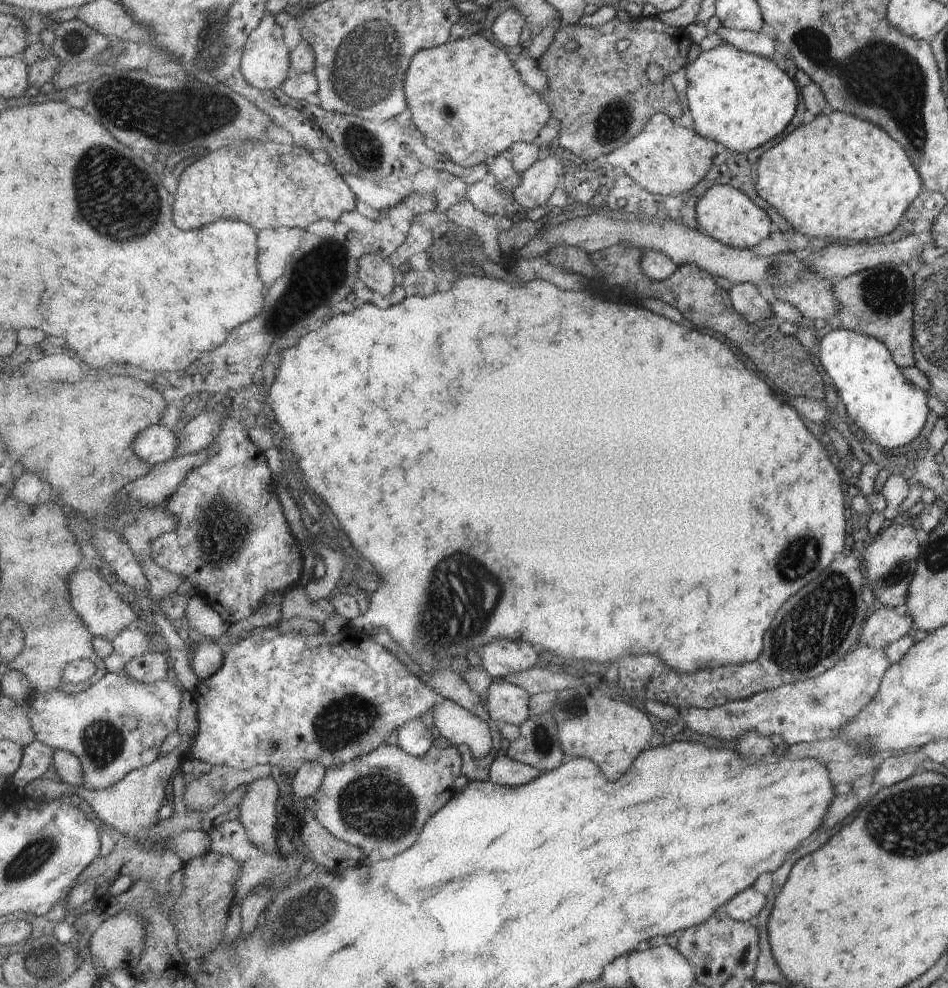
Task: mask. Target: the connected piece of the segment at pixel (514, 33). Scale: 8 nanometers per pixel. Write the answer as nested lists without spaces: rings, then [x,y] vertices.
[[[499,5],[499,16],[490,25],[492,34],[503,46],[517,46],[523,28],[529,26],[526,18],[515,8]]]

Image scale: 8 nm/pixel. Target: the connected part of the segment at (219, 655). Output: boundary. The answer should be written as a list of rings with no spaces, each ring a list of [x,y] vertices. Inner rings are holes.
[[[215,640],[191,646],[189,651],[190,667],[199,681],[208,679],[223,668],[225,654]]]

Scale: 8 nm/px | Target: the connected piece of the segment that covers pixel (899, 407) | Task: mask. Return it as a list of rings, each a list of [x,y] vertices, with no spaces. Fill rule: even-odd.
[[[832,329],[820,337],[817,358],[822,372],[831,378],[847,416],[879,449],[903,448],[919,434],[929,414],[927,395],[903,378],[881,342],[857,332]]]

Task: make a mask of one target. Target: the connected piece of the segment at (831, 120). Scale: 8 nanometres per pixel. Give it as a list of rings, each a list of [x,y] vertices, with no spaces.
[[[829,112],[827,116],[819,114],[814,116],[811,122],[801,124],[795,128],[791,133],[787,134],[781,142],[777,142],[774,146],[771,146],[768,150],[765,150],[761,154],[761,158],[757,160],[755,173],[755,192],[763,199],[767,204],[773,207],[773,210],[799,234],[810,238],[827,239],[830,242],[863,242],[872,241],[874,238],[885,236],[895,230],[899,224],[899,218],[905,214],[907,208],[913,199],[923,190],[921,186],[921,180],[915,172],[915,168],[911,166],[909,158],[905,151],[895,140],[891,140],[881,128],[873,126],[870,122],[865,122],[855,116],[849,116],[849,114],[843,114],[843,112]]]

